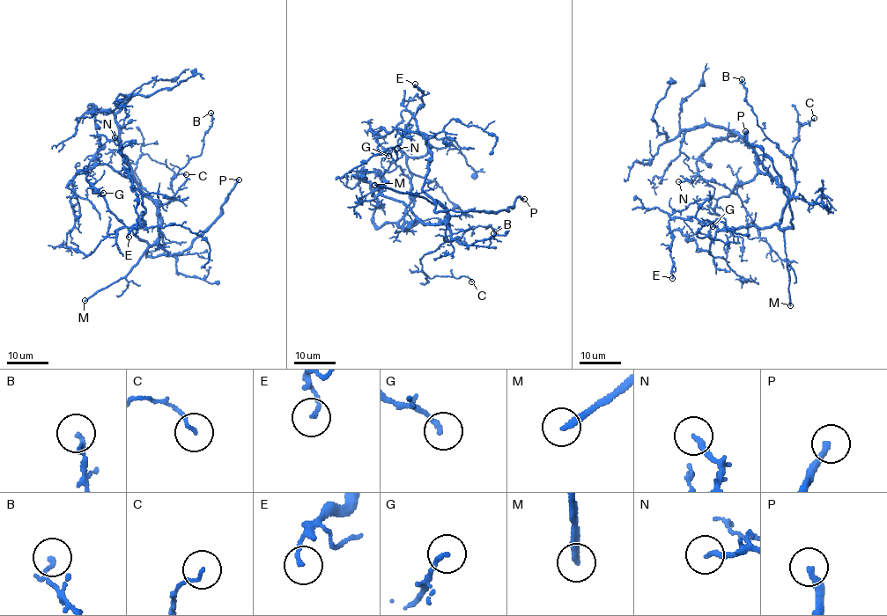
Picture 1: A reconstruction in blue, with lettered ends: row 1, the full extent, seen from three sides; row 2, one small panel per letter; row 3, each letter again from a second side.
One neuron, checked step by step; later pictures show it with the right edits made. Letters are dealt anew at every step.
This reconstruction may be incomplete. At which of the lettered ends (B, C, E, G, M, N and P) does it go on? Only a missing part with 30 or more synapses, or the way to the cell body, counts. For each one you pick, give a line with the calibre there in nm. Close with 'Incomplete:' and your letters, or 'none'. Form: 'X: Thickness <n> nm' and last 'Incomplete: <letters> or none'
M: Thickness 220 nm
P: Thickness 240 nm
Incomplete: M, P

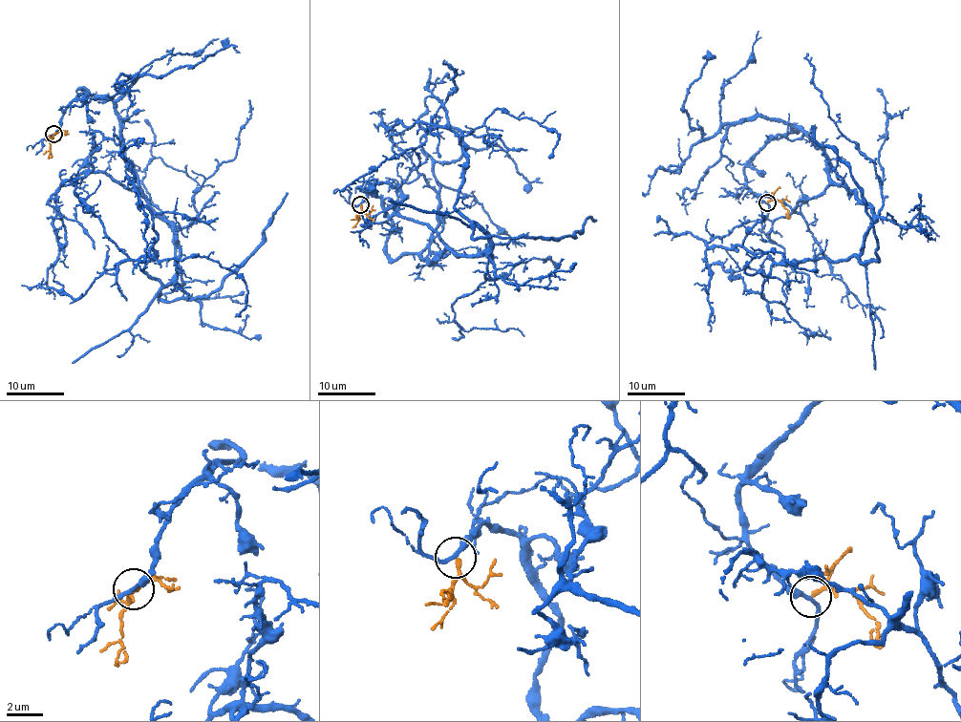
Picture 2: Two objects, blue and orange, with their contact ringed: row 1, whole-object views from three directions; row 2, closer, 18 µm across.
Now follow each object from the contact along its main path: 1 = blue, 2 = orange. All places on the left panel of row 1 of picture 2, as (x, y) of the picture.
1: (53, 135), (81, 88), (108, 97), (177, 235), (173, 280), (143, 269), (154, 247), (218, 260), (235, 316)
2: (53, 135), (49, 159)

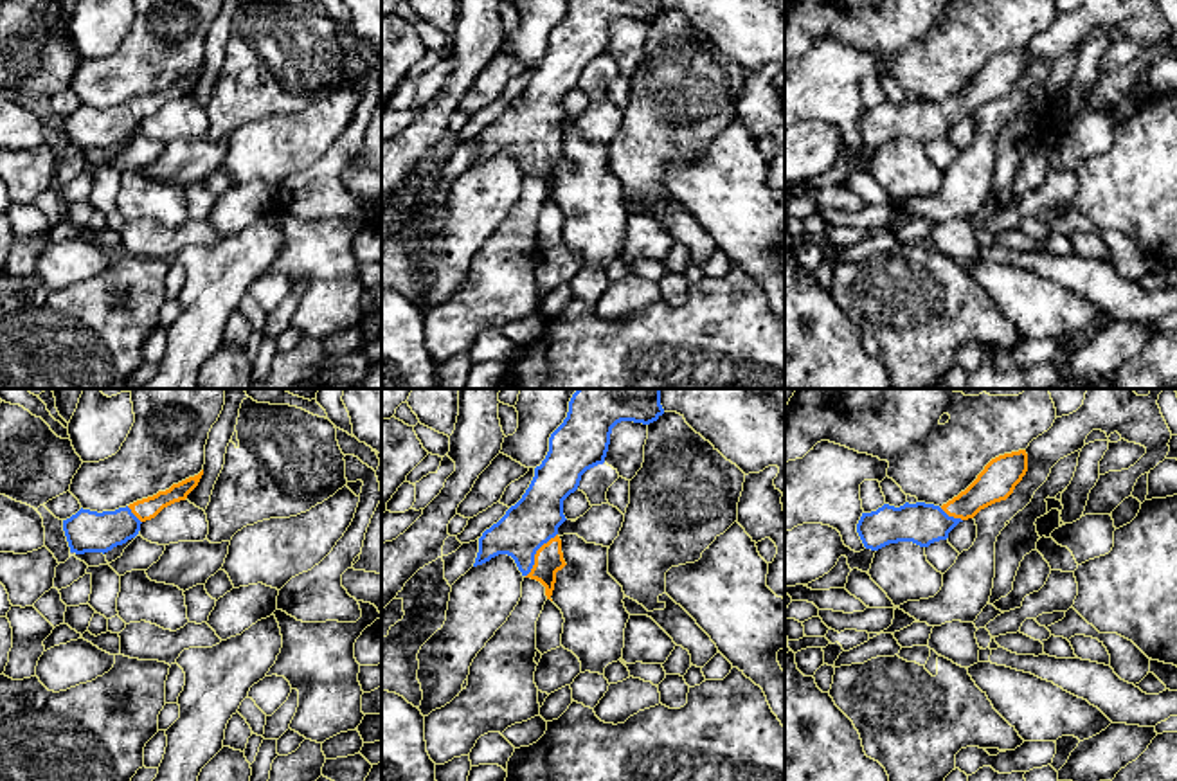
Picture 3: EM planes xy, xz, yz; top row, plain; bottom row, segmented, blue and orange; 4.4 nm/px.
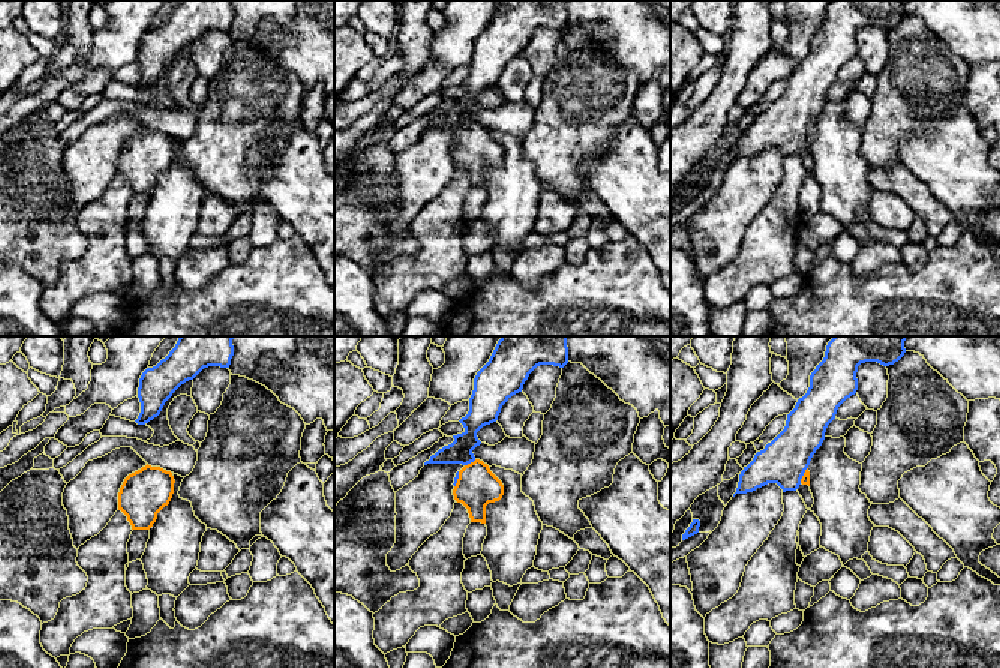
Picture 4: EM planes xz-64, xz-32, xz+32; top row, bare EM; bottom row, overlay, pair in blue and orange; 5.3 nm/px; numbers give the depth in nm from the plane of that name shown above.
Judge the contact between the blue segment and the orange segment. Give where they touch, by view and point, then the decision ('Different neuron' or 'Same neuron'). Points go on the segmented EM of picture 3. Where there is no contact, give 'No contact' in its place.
Touches blue at xz (535, 553). Same neuron

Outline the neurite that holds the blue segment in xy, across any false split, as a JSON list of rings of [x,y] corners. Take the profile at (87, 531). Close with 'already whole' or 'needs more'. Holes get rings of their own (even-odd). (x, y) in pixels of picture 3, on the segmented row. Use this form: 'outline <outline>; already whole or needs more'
outline [[[203,470],[178,484],[173,484],[166,491],[158,491],[153,497],[137,500],[126,507],[115,511],[90,511],[79,509],[70,518],[63,520],[63,531],[70,547],[70,552],[108,552],[117,545],[135,538],[140,531],[140,524],[155,518],[164,507],[185,500],[187,495],[198,486]]]; needs more

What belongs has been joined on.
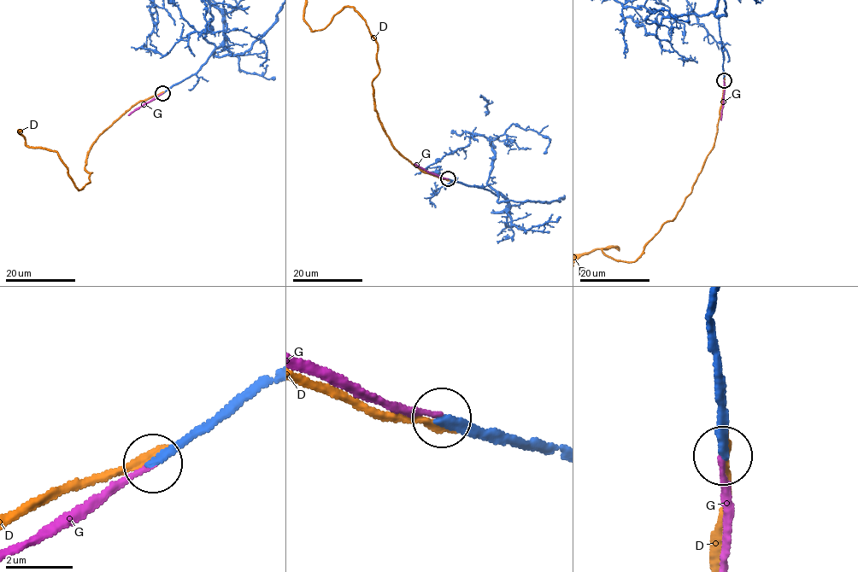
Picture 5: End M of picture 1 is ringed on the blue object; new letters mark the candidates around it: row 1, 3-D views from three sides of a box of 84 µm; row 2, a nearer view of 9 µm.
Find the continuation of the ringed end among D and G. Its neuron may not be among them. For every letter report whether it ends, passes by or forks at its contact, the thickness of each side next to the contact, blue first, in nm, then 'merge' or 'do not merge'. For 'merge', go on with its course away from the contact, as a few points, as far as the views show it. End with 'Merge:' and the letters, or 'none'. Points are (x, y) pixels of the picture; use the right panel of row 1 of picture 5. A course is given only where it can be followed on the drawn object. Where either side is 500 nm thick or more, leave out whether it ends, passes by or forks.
D: it ends; calibres 280 and 240 nm; do not merge
G: it ends; calibres 240 and 150 nm; merge; course (724, 80), (720, 120)
Merge: G

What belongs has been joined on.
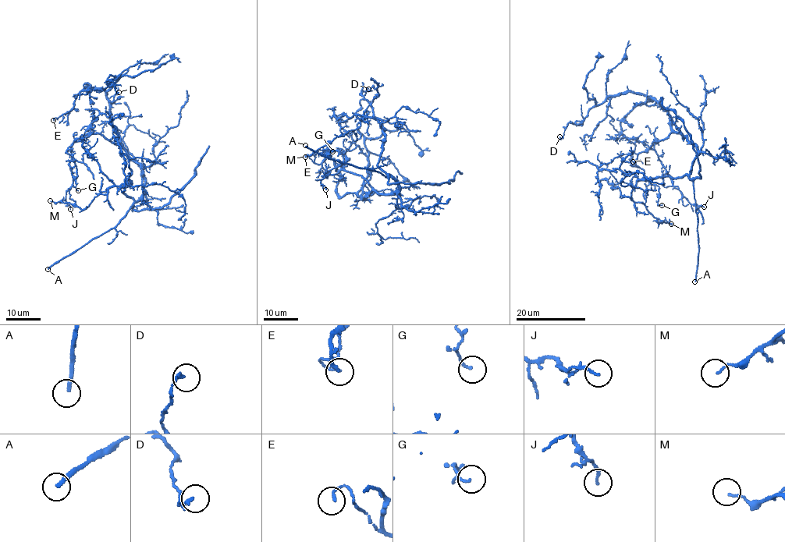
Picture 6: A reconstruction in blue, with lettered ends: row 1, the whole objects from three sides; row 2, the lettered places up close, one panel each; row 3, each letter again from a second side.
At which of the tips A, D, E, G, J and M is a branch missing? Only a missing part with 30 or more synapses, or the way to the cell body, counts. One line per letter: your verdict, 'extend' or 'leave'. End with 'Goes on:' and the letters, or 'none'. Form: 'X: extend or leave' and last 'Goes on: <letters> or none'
A: extend
D: leave
E: leave
G: leave
J: leave
M: leave
Goes on: A

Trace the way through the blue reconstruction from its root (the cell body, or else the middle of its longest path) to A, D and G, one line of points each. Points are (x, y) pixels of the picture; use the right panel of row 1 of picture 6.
A: (684, 136), (695, 145), (697, 150), (690, 177), (693, 182), (697, 214), (697, 265), (694, 281)
D: (684, 136), (672, 129), (668, 111), (659, 103), (622, 92), (592, 106), (578, 124), (563, 127), (559, 136)
G: (684, 136), (670, 133), (641, 152), (635, 161), (644, 171), (644, 180), (658, 186), (658, 203), (662, 205)

